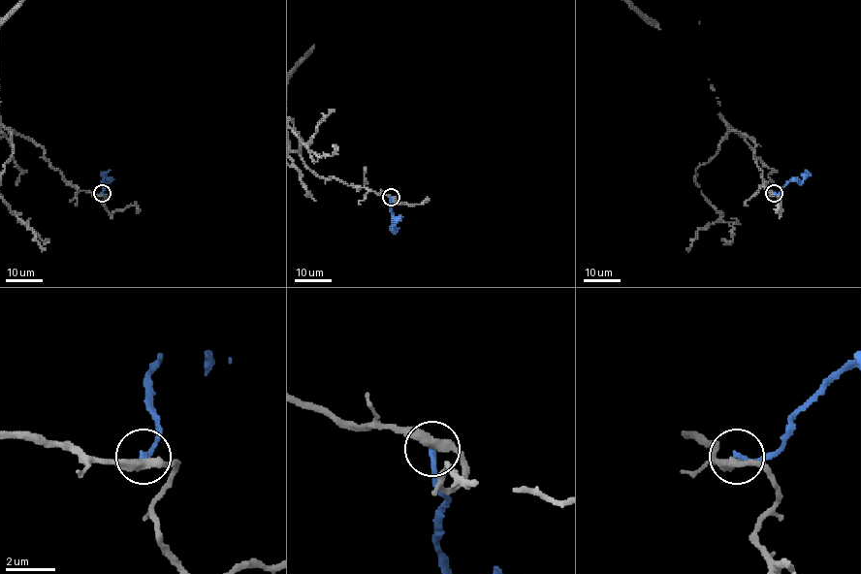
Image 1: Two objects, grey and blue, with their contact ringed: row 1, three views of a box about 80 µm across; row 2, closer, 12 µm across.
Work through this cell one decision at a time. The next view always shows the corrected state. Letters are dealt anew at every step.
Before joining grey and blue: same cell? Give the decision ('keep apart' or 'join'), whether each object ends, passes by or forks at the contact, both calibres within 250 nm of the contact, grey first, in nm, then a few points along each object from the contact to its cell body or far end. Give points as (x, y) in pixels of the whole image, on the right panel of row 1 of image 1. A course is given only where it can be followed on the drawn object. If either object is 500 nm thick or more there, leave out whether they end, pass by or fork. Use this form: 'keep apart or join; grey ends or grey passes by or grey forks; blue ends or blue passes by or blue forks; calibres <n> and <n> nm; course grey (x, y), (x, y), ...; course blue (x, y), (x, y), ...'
keep apart; grey passes by; blue ends; calibres 380 and 240 nm; course blue (774, 194), (779, 194), (792, 179), (802, 181), (808, 175), (805, 170)

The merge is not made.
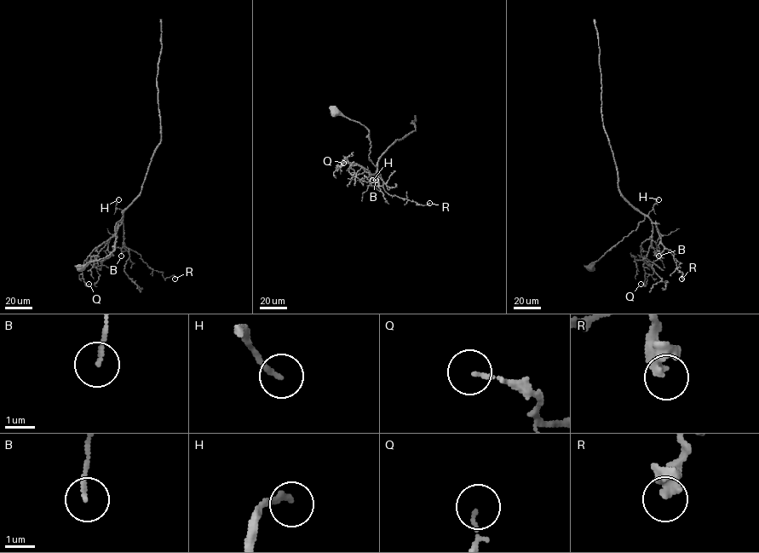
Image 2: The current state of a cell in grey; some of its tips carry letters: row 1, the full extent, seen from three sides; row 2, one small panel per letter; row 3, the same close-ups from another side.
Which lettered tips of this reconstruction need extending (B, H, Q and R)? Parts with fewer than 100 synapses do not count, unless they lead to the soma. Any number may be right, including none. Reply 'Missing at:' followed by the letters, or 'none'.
Missing at: none

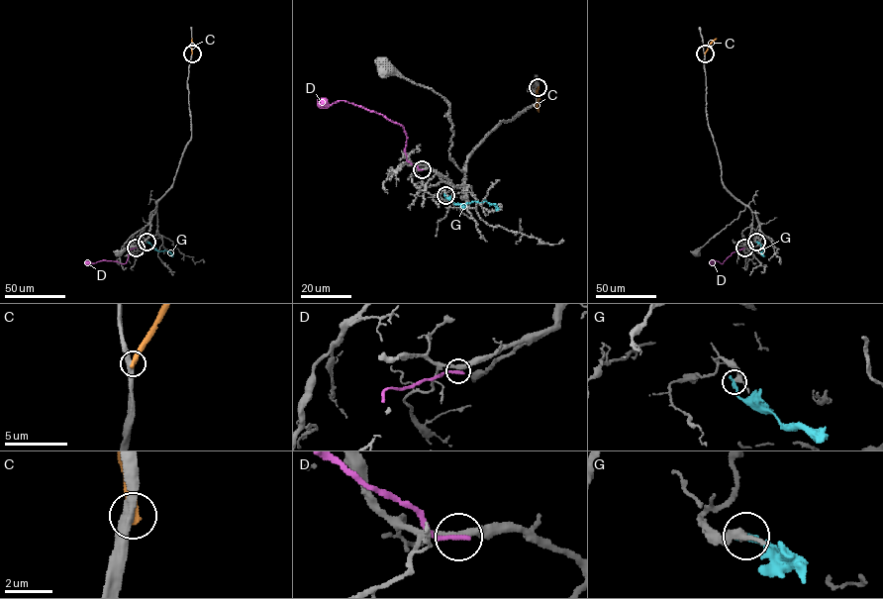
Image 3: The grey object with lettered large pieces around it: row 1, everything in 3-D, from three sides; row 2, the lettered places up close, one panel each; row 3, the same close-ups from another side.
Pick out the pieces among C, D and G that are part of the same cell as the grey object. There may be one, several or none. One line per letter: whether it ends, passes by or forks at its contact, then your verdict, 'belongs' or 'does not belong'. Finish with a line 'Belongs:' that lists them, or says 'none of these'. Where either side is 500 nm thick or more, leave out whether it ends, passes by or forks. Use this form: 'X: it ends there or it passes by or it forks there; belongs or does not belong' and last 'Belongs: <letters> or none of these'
C: it ends there; does not belong
D: it ends there; does not belong
G: it ends there; does not belong
Belongs: none of these

